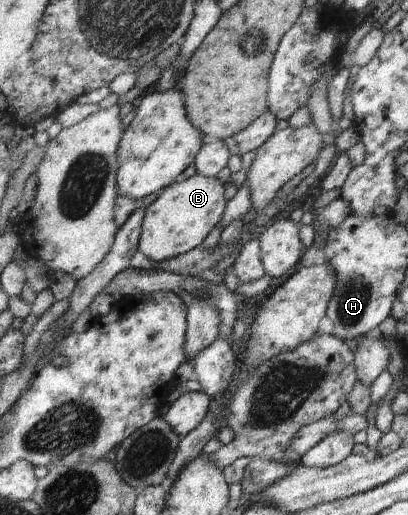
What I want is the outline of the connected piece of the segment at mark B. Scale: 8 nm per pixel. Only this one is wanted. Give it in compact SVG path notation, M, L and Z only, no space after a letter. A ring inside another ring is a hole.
M198 173L169 185L155 196L154 202L147 207L139 251L158 264L202 245L212 229L221 223L229 202L224 197L223 183L214 176Z

